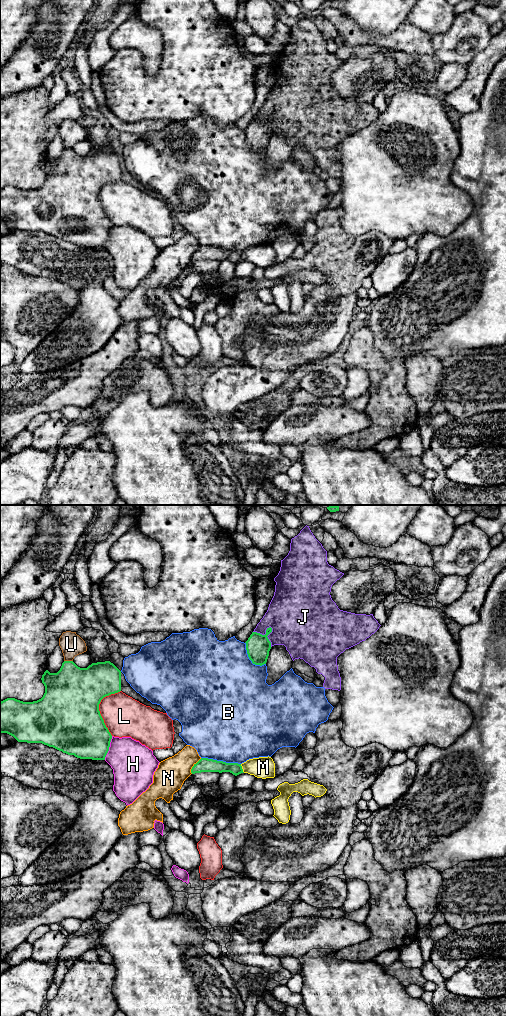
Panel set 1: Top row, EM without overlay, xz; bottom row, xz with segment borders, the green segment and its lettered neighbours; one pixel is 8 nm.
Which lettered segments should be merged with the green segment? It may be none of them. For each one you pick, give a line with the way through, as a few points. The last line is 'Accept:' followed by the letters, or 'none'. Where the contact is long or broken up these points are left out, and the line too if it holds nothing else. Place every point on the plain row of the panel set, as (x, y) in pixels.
Accept: none

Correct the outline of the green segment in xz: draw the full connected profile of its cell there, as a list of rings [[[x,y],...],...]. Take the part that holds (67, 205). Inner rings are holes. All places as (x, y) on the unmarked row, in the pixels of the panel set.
[[[64,149],[57,161],[46,158],[41,168],[45,174],[41,187],[23,190],[7,186],[0,190],[0,221],[7,221],[18,230],[42,231],[80,247],[105,248],[112,223],[100,202],[99,192],[104,185],[121,179],[121,159],[110,149],[92,151],[87,156]]]

